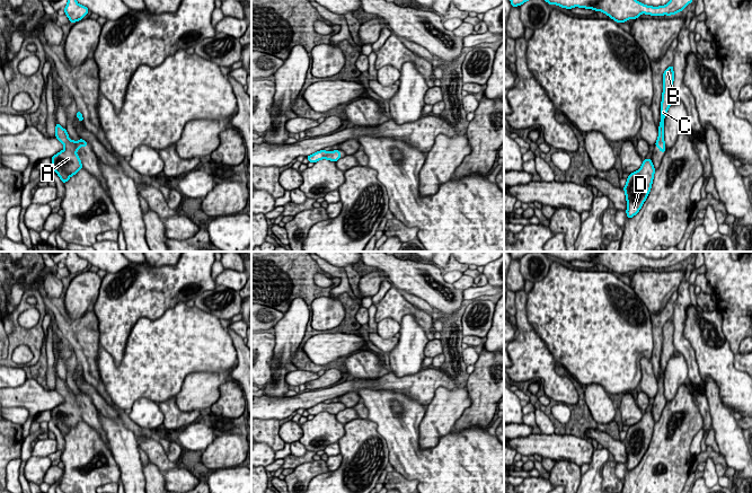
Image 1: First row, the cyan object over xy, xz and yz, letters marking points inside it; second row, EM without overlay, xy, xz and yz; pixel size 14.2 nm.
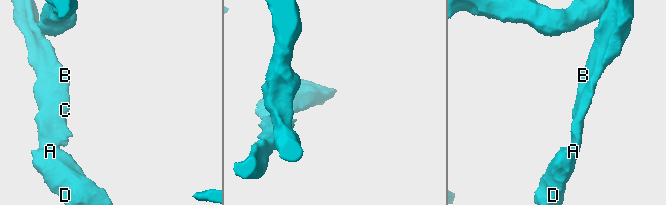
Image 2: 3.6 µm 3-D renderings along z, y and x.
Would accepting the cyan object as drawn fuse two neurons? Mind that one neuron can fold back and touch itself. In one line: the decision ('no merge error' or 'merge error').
no merge error

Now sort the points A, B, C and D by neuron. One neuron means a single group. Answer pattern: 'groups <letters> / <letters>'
groups A B C D

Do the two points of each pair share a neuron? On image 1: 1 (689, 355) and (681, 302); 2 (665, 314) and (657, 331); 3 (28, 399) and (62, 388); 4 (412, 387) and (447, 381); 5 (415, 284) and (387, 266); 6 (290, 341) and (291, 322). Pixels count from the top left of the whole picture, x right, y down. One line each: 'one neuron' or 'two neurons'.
1: one neuron
2: one neuron
3: two neurons
4: one neuron
5: one neuron
6: one neuron

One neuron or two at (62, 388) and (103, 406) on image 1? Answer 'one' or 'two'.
two

